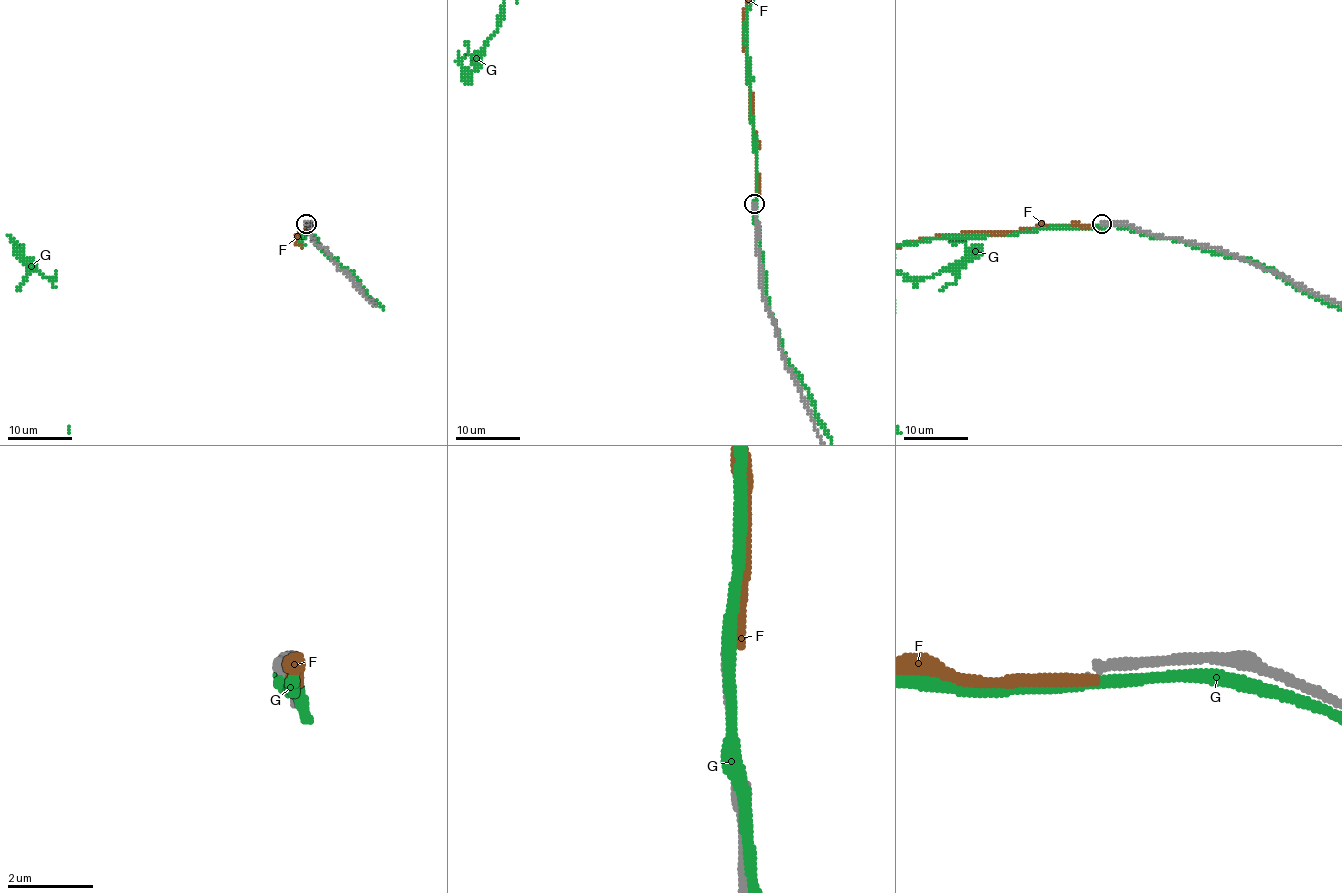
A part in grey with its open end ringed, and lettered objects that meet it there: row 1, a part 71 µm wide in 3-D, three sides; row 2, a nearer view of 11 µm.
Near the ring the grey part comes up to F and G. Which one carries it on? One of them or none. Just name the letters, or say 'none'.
none

